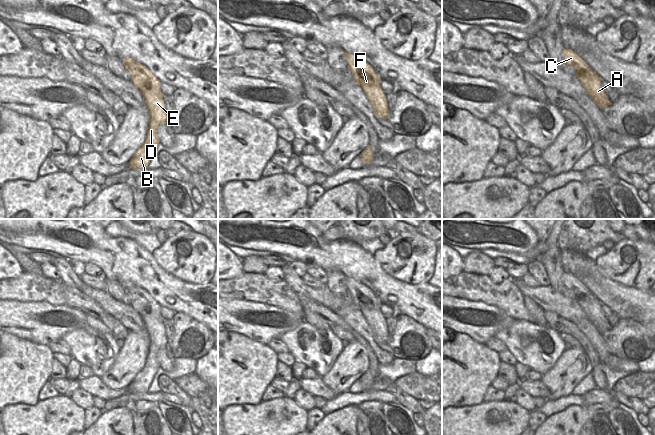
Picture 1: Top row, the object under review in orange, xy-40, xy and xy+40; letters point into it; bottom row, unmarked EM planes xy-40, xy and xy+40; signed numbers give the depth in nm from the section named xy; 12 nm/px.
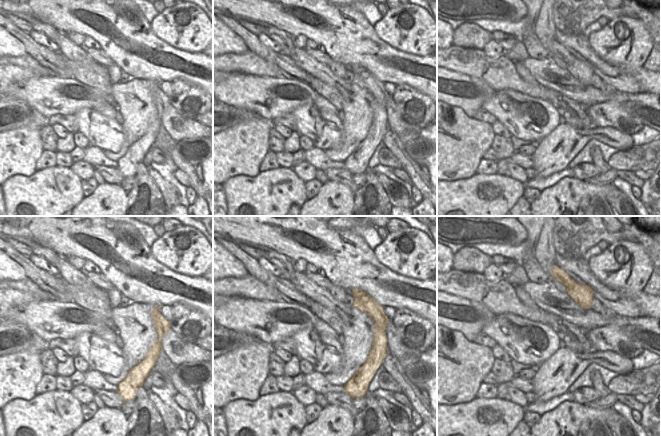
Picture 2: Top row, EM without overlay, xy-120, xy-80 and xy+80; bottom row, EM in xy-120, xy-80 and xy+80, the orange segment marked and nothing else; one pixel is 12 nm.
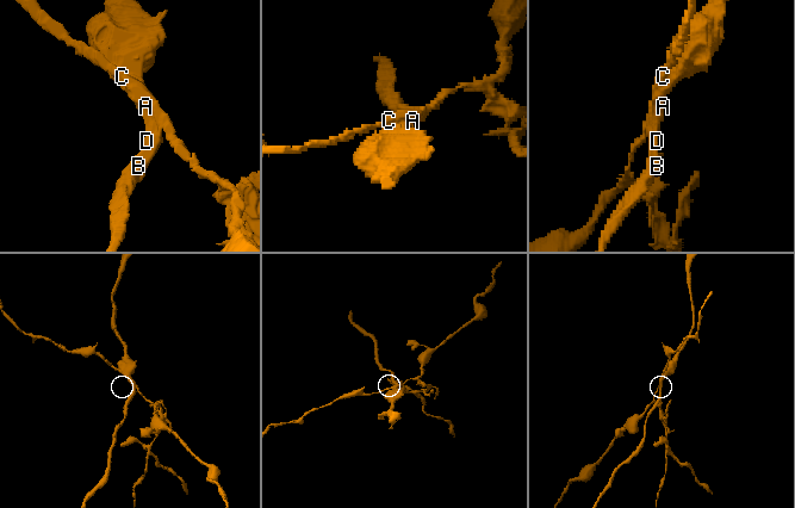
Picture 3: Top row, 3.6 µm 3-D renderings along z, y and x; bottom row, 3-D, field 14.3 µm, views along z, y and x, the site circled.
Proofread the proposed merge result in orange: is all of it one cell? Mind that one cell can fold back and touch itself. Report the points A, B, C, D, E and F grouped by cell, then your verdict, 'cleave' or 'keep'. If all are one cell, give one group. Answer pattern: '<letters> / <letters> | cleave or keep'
A B D E F / C | cleave

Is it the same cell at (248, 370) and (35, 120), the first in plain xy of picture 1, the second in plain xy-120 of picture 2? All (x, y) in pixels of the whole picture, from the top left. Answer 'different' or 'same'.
different

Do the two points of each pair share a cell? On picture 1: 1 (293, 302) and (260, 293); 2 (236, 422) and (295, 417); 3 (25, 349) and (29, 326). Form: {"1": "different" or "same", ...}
{"1": "same", "2": "same", "3": "different"}

